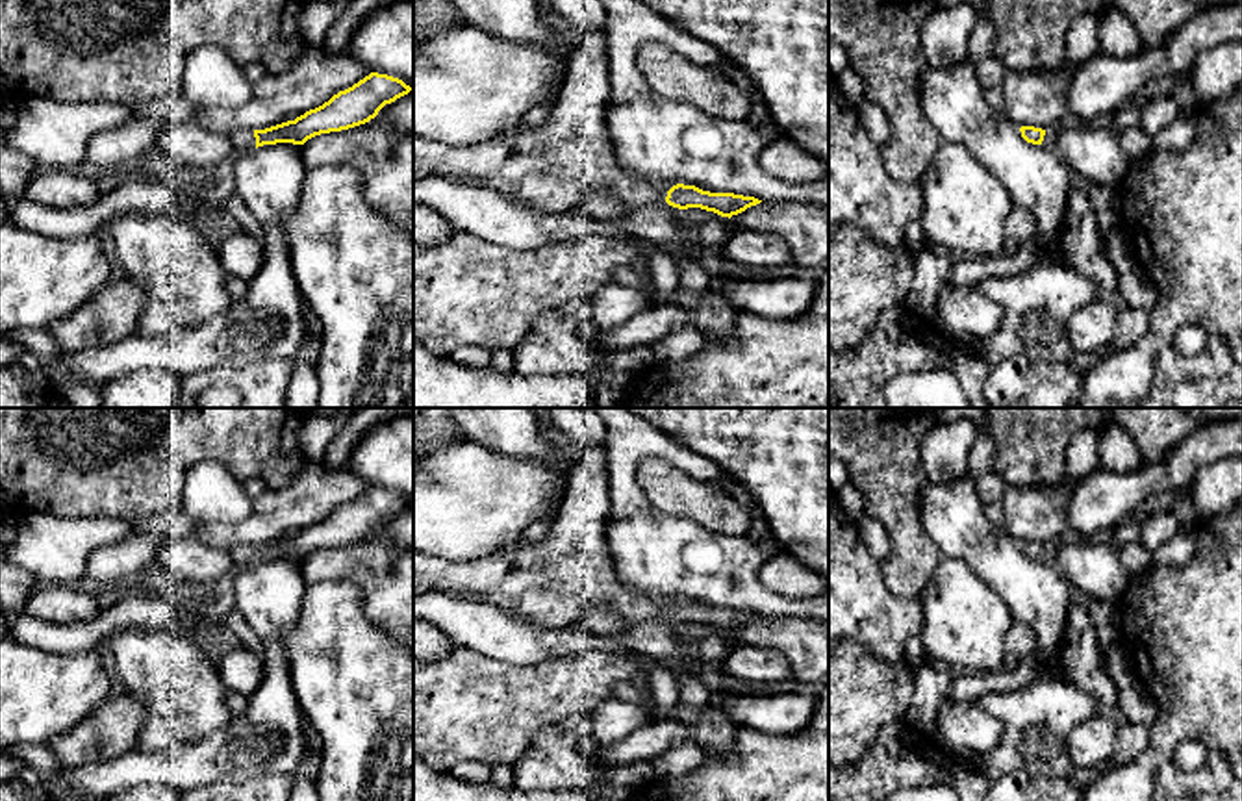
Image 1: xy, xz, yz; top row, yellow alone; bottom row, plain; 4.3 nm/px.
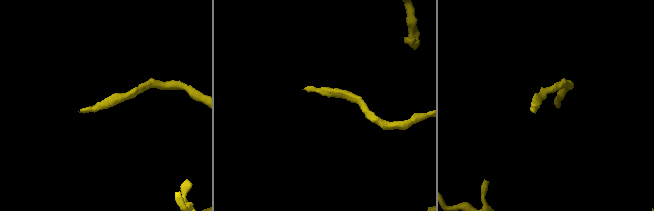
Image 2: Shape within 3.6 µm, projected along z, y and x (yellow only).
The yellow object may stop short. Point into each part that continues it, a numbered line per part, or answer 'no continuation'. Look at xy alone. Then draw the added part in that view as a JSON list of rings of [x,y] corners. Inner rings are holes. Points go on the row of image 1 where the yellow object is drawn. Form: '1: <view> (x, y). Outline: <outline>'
1: xy (243, 139). Outline: [[[237,130],[228,135],[235,152],[247,152],[256,148],[254,130]]]

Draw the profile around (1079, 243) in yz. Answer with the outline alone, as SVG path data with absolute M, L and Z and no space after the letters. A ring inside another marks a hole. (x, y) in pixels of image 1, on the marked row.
M1073 185L1068 197L1064 228L1058 235L1058 256L1075 271L1086 274L1097 289L1114 291L1118 273L1103 256L1099 221L1088 185Z

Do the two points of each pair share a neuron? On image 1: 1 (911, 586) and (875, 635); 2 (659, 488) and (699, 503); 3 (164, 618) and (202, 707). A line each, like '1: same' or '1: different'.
1: different
2: same
3: different

